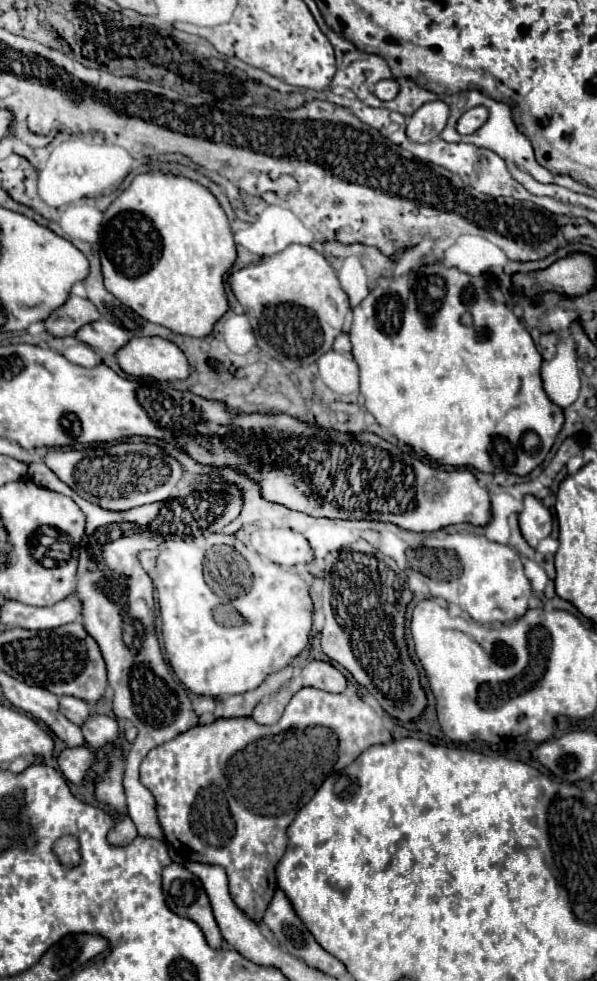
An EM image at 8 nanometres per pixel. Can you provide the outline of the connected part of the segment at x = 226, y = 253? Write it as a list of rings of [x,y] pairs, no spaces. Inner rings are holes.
[[[145,173],[145,175],[137,175],[131,183],[129,189],[125,189],[105,211],[103,217],[103,229],[101,229],[101,239],[99,239],[99,257],[101,257],[101,273],[103,273],[103,281],[105,287],[109,289],[109,293],[113,293],[123,305],[127,305],[129,309],[133,309],[137,315],[145,317],[151,323],[163,325],[167,329],[171,329],[173,333],[179,335],[187,335],[187,337],[207,337],[215,323],[229,311],[229,301],[227,301],[227,293],[225,293],[225,275],[233,269],[235,259],[237,259],[237,251],[235,251],[235,243],[233,243],[233,233],[229,227],[229,221],[221,209],[221,205],[217,203],[217,199],[199,183],[185,179],[185,177],[177,177],[177,175],[165,175],[165,173]]]

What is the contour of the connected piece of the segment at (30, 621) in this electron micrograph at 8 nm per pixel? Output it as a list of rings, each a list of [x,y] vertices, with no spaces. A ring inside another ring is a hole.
[[[73,593],[51,607],[31,607],[19,601],[7,601],[1,609],[1,623],[5,627],[21,629],[53,629],[73,623],[81,617],[81,599]]]

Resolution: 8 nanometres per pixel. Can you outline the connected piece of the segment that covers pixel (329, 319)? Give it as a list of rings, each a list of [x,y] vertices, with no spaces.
[[[289,245],[285,251],[261,259],[257,265],[249,265],[241,271],[233,271],[229,277],[229,285],[237,297],[237,301],[243,305],[247,319],[251,321],[251,327],[257,337],[259,349],[263,349],[267,355],[271,355],[277,361],[299,361],[301,365],[317,363],[317,357],[321,353],[331,351],[335,337],[343,331],[345,315],[349,313],[349,297],[345,297],[345,291],[341,289],[341,283],[337,281],[335,271],[327,263],[323,255],[319,255],[313,247],[307,245]]]

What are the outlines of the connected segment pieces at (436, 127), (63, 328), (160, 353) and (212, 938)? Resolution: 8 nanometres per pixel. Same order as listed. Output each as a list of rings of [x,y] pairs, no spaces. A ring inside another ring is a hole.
[[[431,101],[419,107],[407,121],[407,137],[413,143],[437,139],[449,117],[449,107],[443,101]]]
[[[81,282],[75,285],[81,285],[79,291],[83,293],[73,293],[73,287],[69,294],[69,301],[65,301],[65,305],[61,305],[61,309],[55,309],[45,321],[45,329],[47,333],[55,335],[55,337],[67,337],[67,335],[75,335],[75,331],[91,321],[101,319],[99,311],[95,309],[95,305],[87,299],[86,291]]]
[[[133,337],[115,353],[119,367],[131,377],[179,381],[189,377],[183,351],[163,337]]]
[[[171,863],[163,869],[163,891],[169,909],[181,917],[195,921],[203,929],[209,947],[219,949],[223,937],[201,881],[183,865]]]

